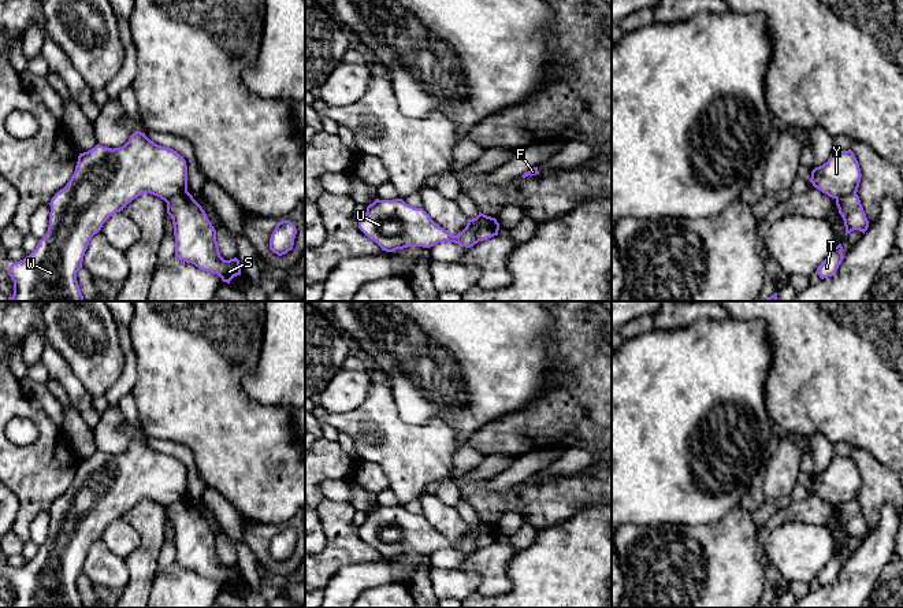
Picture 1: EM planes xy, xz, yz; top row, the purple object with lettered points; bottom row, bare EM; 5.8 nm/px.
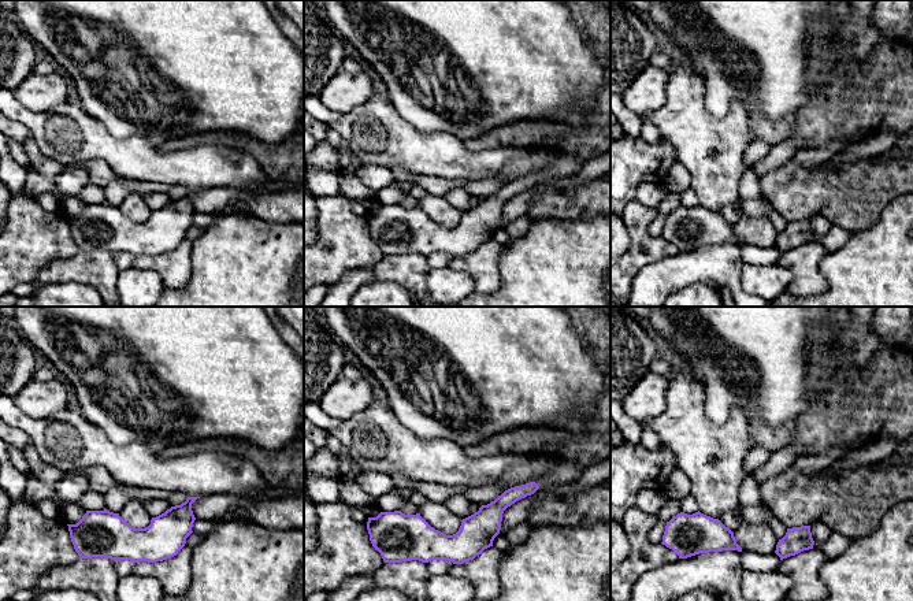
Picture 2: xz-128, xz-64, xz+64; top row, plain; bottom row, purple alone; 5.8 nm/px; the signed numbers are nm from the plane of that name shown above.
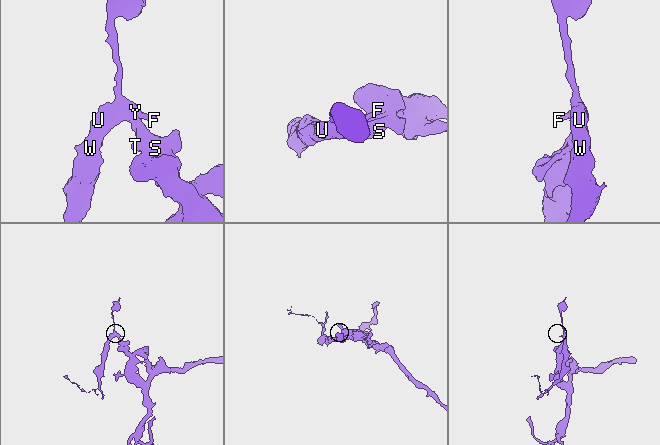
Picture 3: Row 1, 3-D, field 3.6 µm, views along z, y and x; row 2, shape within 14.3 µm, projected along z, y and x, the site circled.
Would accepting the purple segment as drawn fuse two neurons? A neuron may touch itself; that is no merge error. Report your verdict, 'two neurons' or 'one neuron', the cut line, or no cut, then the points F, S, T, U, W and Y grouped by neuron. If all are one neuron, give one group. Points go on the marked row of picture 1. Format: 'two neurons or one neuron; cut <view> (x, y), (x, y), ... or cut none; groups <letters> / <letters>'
two neurons; cut xz (494, 218), (483, 222), (478, 230), (478, 240); groups F U W Y / S T

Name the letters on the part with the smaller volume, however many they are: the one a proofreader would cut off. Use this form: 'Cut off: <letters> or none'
Cut off: F, U, W, Y

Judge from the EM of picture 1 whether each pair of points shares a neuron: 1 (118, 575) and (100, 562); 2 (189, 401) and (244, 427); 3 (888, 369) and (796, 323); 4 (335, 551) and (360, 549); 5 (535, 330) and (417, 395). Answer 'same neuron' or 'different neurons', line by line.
1: same neuron
2: same neuron
3: same neuron
4: same neuron
5: same neuron

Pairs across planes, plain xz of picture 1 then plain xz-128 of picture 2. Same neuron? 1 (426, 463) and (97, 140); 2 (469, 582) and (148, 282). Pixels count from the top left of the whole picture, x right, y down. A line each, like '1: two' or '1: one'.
1: one
2: one

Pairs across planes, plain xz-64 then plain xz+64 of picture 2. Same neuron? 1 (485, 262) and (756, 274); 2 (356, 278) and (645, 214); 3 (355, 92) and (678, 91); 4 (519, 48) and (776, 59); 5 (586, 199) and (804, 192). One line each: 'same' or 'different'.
1: different
2: different
3: different
4: same
5: same

